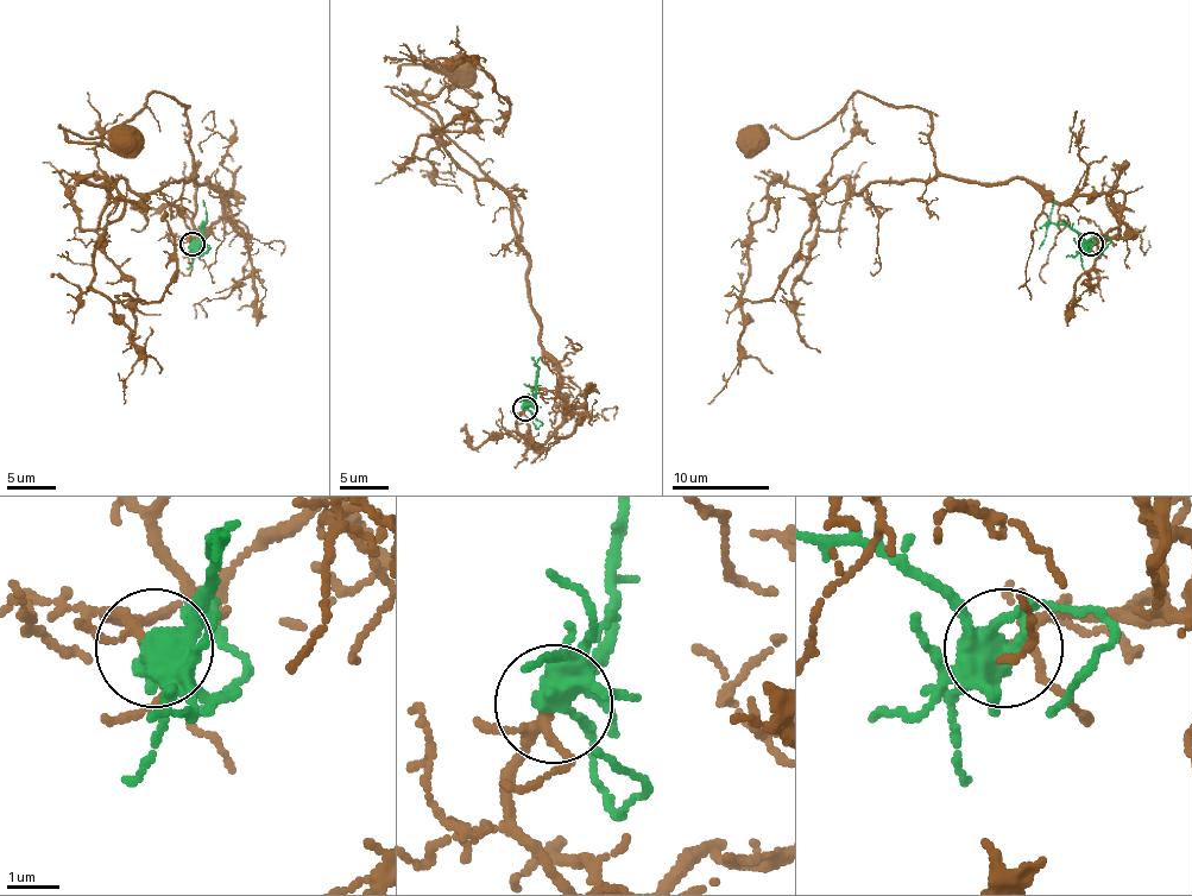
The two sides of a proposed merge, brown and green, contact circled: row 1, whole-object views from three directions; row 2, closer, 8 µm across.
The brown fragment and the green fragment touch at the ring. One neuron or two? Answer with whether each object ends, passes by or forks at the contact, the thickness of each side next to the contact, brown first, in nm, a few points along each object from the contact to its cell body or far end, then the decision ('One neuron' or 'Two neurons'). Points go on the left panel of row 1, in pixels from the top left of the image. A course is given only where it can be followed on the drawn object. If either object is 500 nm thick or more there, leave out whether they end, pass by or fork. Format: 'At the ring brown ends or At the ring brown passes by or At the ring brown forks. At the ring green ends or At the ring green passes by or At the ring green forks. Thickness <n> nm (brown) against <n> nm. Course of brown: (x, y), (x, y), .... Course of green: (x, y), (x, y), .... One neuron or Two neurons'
At the ring brown forks. At the ring green forks. Thickness 140 nm (brown) against 420 nm. Course of brown: (191, 244), (231, 193), (194, 178), (189, 108), (152, 93), (99, 137), (57, 127), (111, 144), (131, 134). Course of green: (191, 244), (203, 222), (203, 244), (208, 250). One neuron

